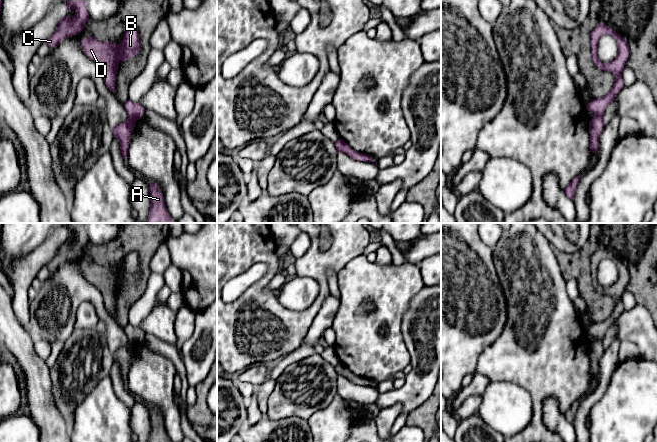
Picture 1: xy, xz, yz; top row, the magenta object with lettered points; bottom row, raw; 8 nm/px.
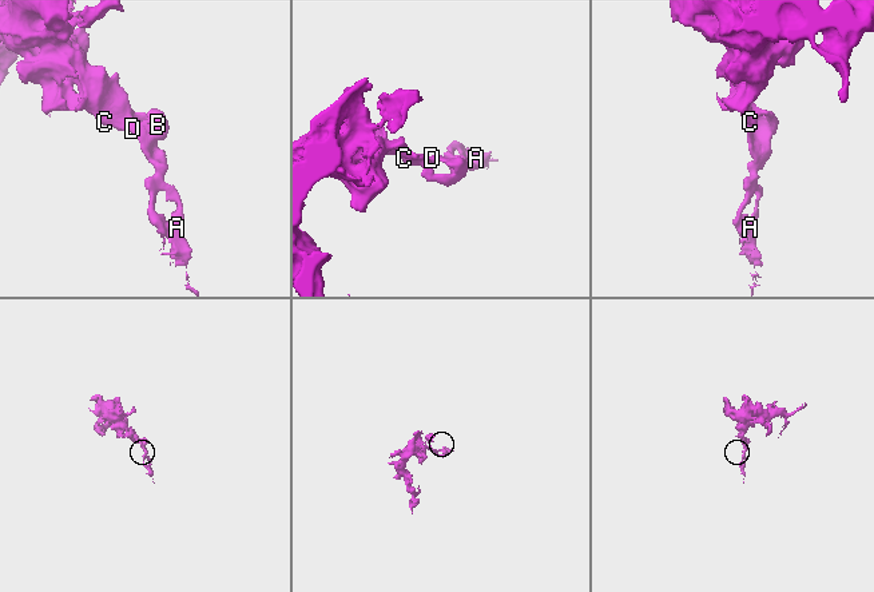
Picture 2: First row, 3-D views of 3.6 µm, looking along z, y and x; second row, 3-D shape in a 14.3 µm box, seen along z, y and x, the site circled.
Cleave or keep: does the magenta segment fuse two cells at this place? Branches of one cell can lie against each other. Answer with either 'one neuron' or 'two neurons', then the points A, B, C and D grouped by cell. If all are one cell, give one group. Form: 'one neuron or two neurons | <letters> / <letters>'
two neurons | A / B C D

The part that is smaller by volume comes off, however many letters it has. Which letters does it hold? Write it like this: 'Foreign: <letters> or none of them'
Foreign: A

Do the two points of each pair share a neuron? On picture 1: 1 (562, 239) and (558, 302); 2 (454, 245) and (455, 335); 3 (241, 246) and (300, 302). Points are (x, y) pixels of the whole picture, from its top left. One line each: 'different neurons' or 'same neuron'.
1: different neurons
2: same neuron
3: different neurons

